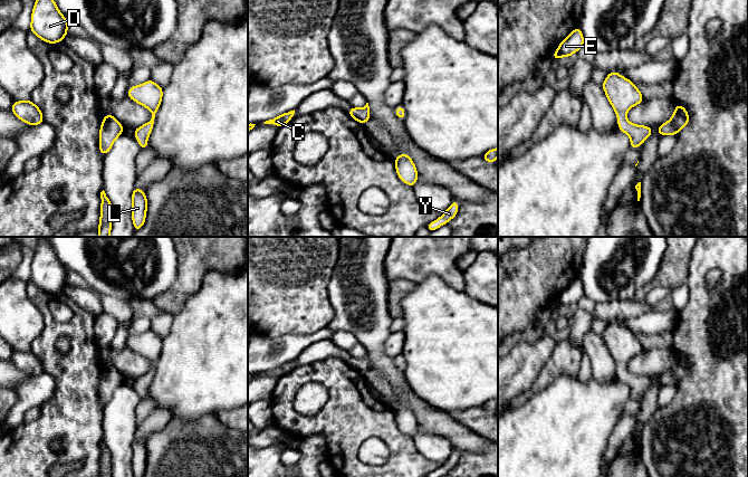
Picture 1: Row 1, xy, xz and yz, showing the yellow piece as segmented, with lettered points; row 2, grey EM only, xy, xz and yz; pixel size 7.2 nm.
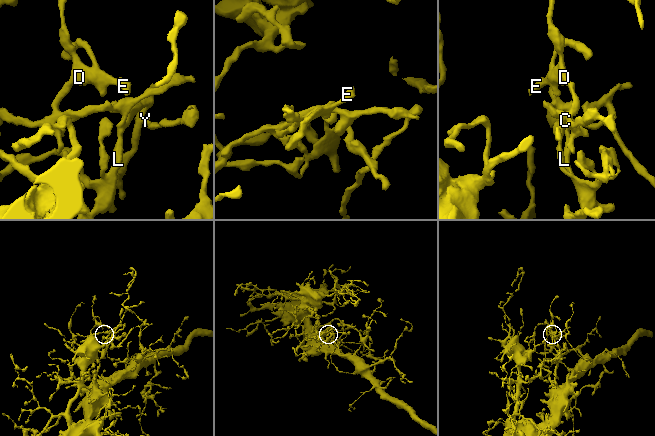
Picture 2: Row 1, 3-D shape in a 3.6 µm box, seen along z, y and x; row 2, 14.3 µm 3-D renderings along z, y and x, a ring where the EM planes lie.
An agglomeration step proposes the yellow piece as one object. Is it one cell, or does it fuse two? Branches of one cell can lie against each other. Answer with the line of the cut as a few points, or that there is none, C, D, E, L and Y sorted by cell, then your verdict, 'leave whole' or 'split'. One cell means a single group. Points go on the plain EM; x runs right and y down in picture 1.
no cut; C D E L Y; leave whole

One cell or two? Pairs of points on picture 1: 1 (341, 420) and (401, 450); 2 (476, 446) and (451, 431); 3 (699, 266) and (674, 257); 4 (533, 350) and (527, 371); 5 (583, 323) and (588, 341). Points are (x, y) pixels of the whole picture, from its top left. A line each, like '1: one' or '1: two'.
1: one
2: one
3: two
4: one
5: two

